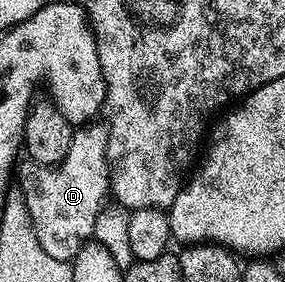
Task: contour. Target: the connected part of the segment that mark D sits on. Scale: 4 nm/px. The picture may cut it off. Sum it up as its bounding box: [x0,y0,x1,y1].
[17,125,111,262]

